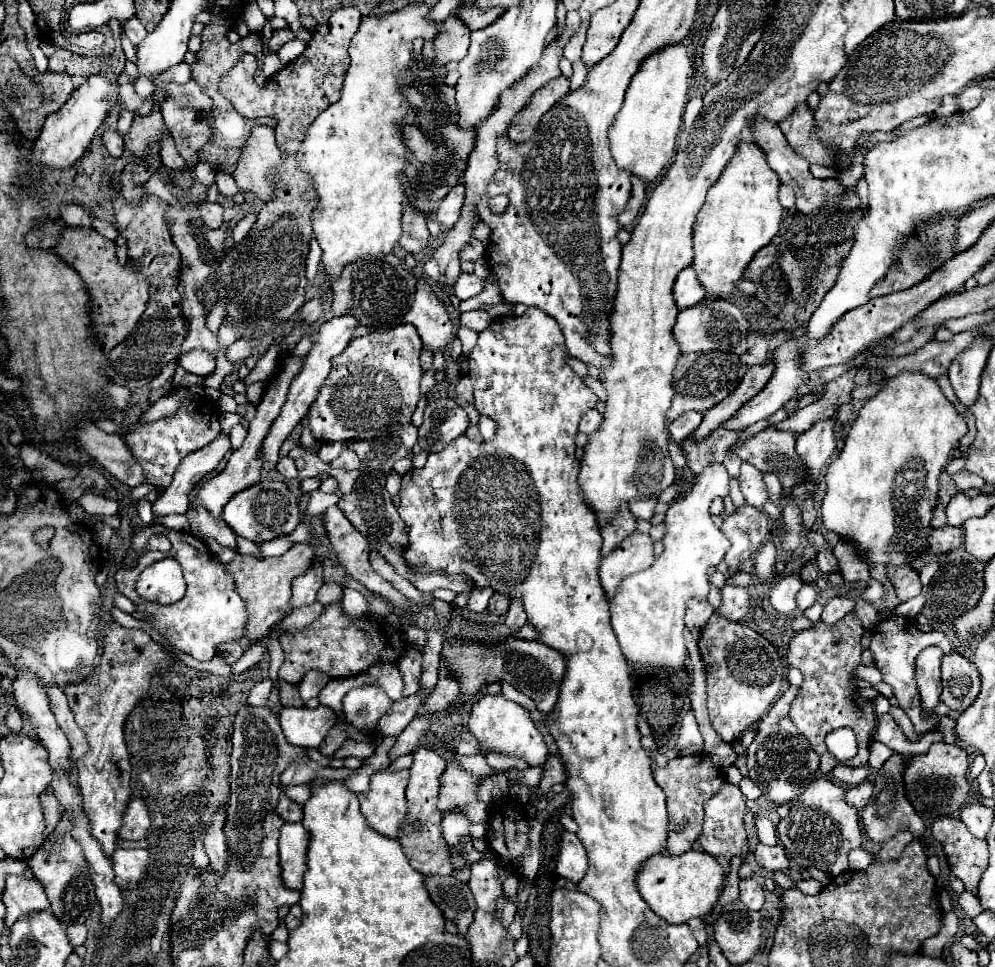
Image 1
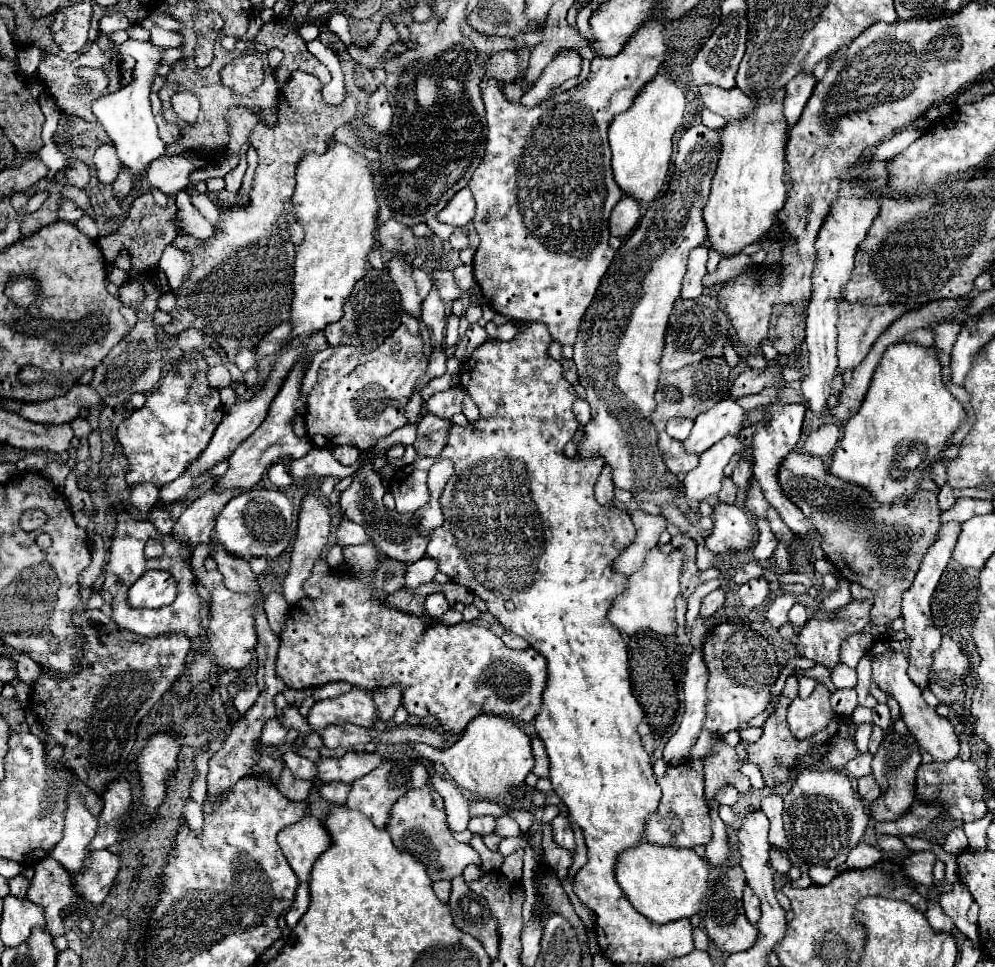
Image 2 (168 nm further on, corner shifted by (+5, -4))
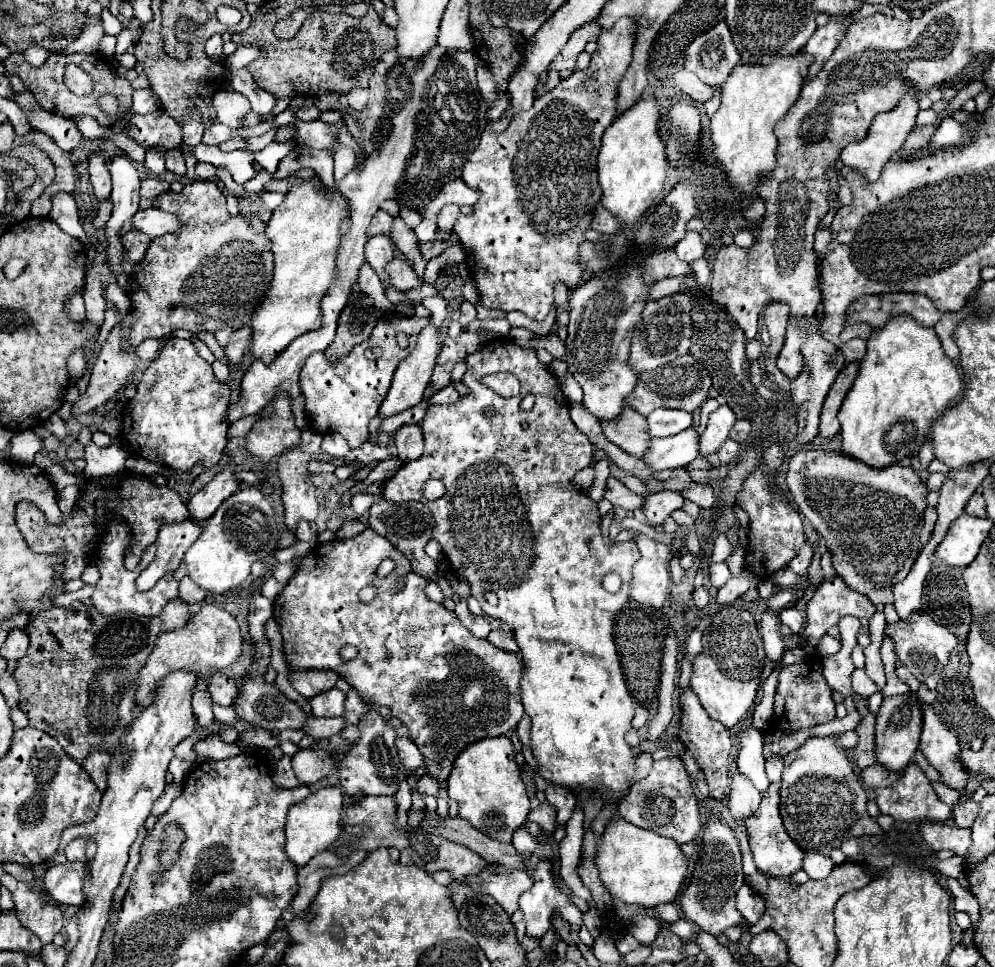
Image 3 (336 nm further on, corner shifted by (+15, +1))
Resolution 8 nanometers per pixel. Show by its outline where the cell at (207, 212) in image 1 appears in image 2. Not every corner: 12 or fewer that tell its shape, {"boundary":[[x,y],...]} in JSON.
{"boundary":[[186,191],[176,195],[178,231],[196,239],[208,239],[214,227],[190,203]]}

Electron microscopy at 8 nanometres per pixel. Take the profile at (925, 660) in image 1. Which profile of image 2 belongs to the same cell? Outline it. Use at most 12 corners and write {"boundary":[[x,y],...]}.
{"boundary":[[944,523],[902,599],[910,679],[926,687],[940,631],[930,599],[960,523]]}

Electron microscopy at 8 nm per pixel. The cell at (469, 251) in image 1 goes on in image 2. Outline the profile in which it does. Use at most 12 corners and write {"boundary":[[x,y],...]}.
{"boundary":[[456,227],[450,245],[456,251],[468,247],[468,227]]}

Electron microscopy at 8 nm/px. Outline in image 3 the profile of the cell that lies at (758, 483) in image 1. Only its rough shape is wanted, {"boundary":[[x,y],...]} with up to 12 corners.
{"boundary":[[726,440],[718,450],[722,464],[734,462],[740,444]]}

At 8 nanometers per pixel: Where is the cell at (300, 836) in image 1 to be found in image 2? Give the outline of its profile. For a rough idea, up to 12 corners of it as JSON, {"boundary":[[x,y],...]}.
{"boundary":[[306,815],[278,833],[298,879],[332,845],[318,817]]}

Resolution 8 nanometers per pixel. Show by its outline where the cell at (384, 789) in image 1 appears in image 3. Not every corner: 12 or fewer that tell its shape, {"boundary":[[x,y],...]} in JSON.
{"boundary":[[374,710],[340,760],[342,790],[394,796],[406,778],[394,728]]}

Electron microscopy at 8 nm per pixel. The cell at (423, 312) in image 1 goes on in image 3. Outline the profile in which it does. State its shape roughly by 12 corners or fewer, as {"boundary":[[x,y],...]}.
{"boundary":[[388,236],[366,242],[366,262],[390,288],[386,264],[396,256]]}

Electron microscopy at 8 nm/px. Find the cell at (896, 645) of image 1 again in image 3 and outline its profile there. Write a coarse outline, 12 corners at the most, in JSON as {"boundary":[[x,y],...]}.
{"boundary":[[922,704],[920,750],[942,782],[962,790],[958,738]]}

